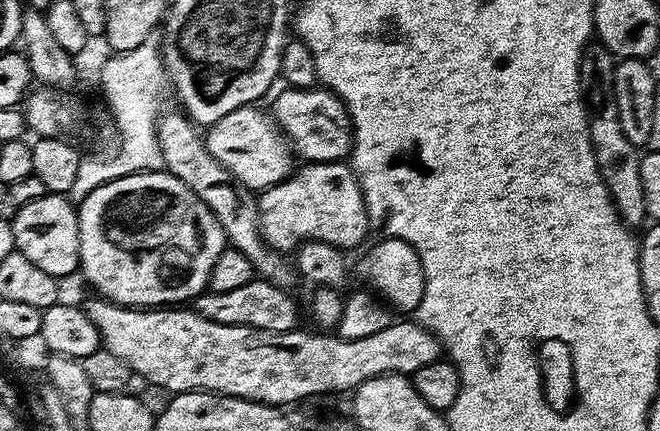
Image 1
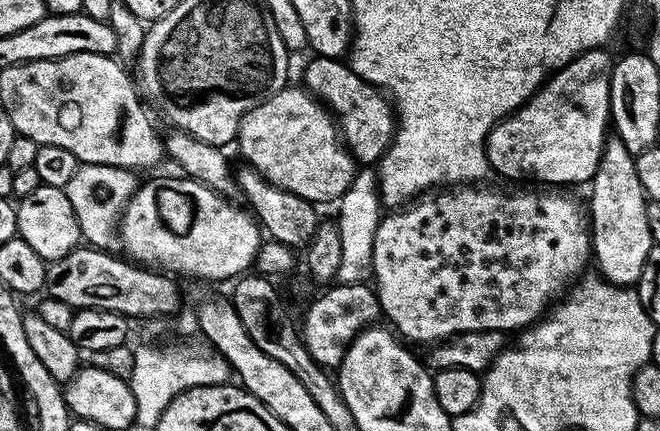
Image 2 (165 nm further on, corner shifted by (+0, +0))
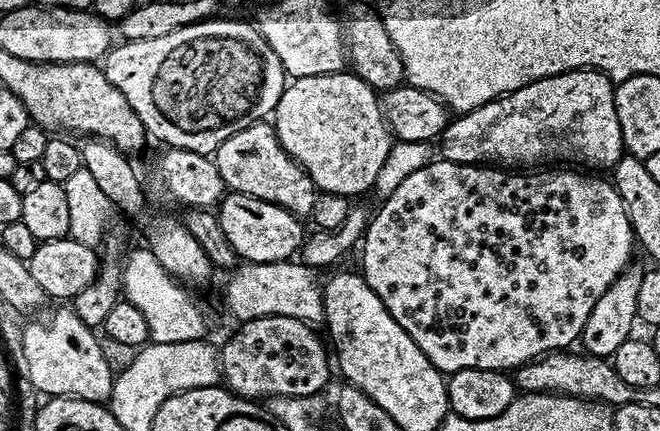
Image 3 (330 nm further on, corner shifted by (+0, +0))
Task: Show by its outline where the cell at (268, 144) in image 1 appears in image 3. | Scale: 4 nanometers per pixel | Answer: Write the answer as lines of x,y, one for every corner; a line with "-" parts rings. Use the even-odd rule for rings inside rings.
351,70
314,74
310,78
297,76
291,82
285,83
284,93
282,98
278,98
274,113
274,127
282,150
286,150
286,154
290,154
290,158
304,169
320,192
349,198
373,191
378,170
381,170
394,143
394,137
384,121
377,89
362,82
362,78
358,78

